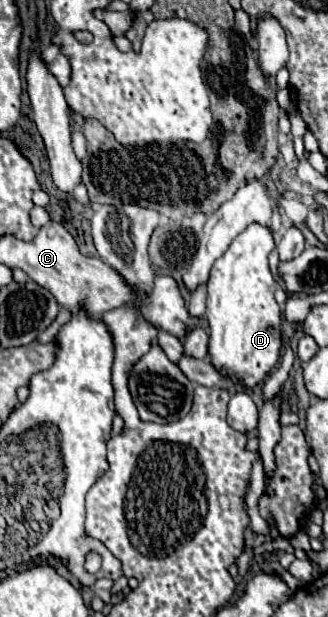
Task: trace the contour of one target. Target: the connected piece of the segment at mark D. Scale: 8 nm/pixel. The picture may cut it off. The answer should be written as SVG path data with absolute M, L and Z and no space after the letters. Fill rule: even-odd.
M249 225L237 235L221 259L215 261L207 283L207 323L209 323L209 361L223 375L241 381L245 387L263 383L277 365L283 347L283 315L273 293L277 283L269 271L267 255L275 249L269 227Z

